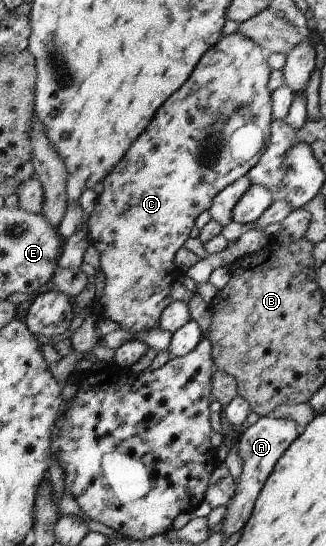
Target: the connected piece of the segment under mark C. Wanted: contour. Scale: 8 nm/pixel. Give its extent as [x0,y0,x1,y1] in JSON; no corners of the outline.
[87,31,272,334]

